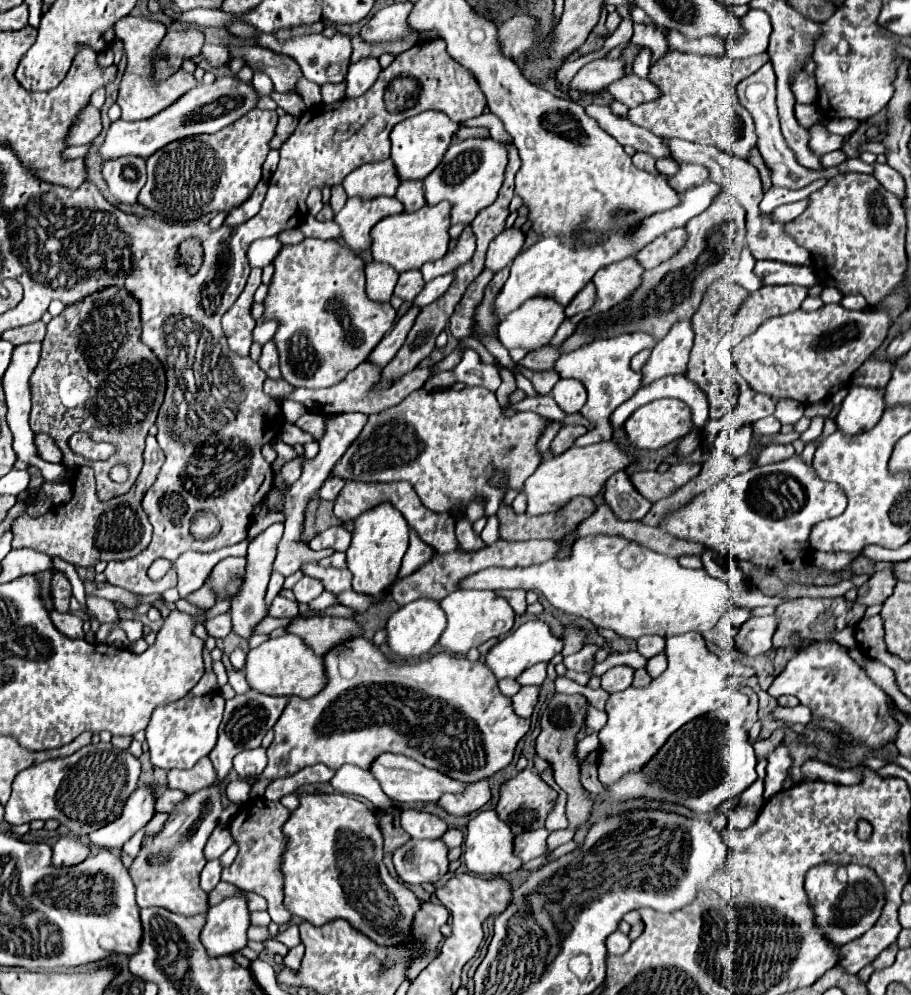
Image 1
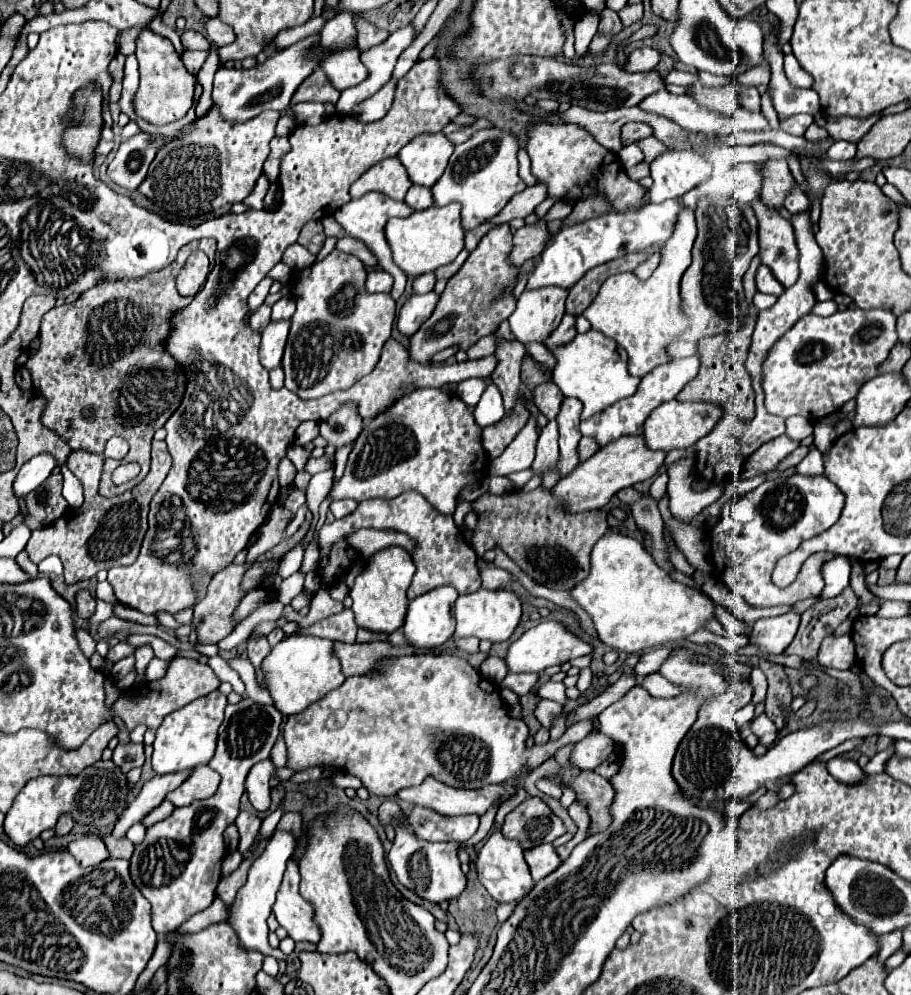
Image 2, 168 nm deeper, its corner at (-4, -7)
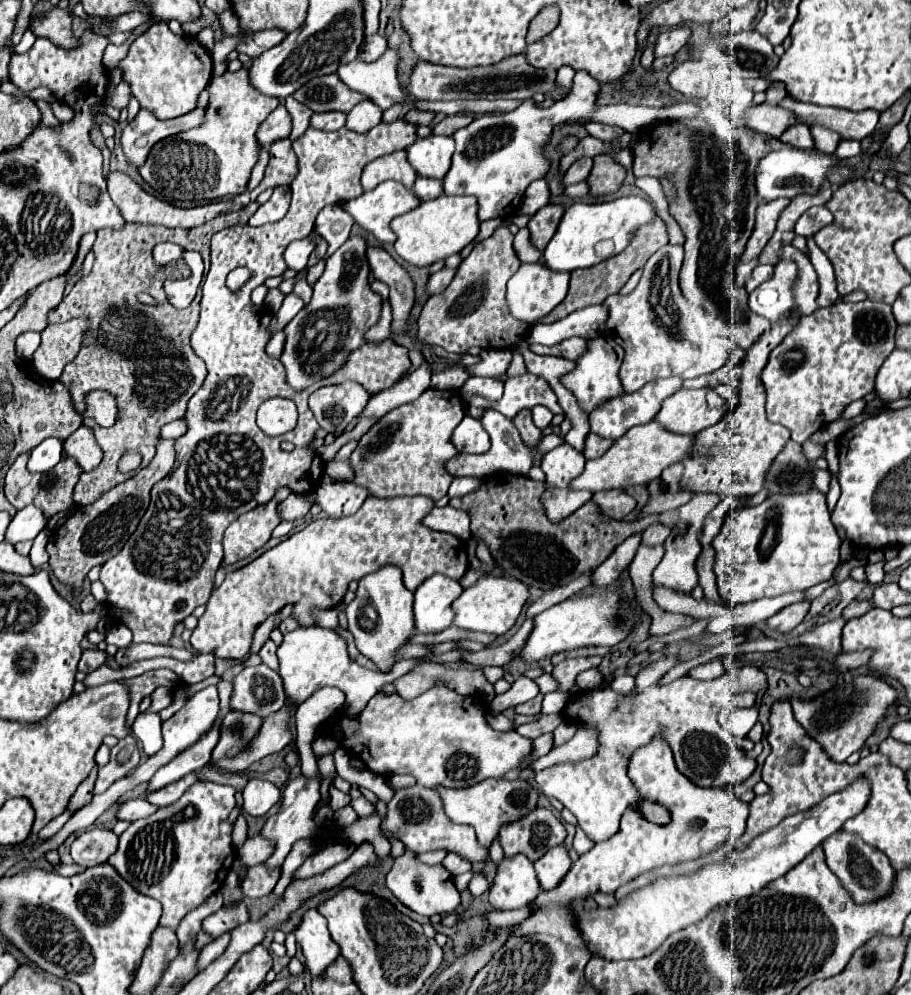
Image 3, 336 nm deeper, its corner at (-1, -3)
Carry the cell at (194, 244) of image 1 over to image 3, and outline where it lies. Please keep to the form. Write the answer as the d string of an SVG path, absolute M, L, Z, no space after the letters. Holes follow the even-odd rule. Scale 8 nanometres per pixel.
M253 201L253 203L249 203L249 205L247 205L247 207L243 207L243 209L239 209L239 211L231 211L231 213L225 213L225 215L219 215L219 217L215 217L215 219L211 219L211 221L207 221L207 223L205 223L205 225L199 225L199 227L191 227L191 229L169 229L169 227L161 227L161 225L145 225L145 223L125 223L125 225L123 225L123 227L121 227L121 229L119 229L119 231L113 231L113 229L101 229L101 231L99 231L99 233L97 233L97 241L95 241L95 245L93 245L93 251L95 251L95 263L93 263L93 269L91 269L91 273L89 273L89 275L85 275L85 277L81 277L81 279L79 279L79 281L77 281L77 283L75 283L73 289L71 289L71 293L69 293L69 295L67 295L67 297L65 297L65 299L63 299L63 301L61 301L61 305L59 305L59 307L57 307L57 309L53 309L53 311L51 311L51 313L49 313L49 323L59 323L59 321L67 321L67 319L75 319L75 317L83 317L83 315L85 315L85 317L89 317L89 319L91 319L91 331L89 331L89 333L87 333L87 337L85 337L85 341L83 341L83 347L81 347L81 351L79 351L79 355L77 355L77 357L75 357L75 361L73 361L73 363L69 363L69 365L67 365L67 367L65 367L65 371L63 371L63 375L61 375L61 383L65 383L65 385L67 385L67 387L69 387L69 391L71 391L71 399L73 399L73 405L75 405L75 409L77 409L77 411L79 411L79 413L81 413L81 411L85 411L85 405L83 405L83 401L85 401L85 395L87 395L87 393L91 393L91 391L97 391L97 389L101 389L101 391L109 391L109 393L111 393L111 395L115 395L115 397L117 397L117 401L119 401L119 419L117 419L117 423L115 423L115 425L113 425L113 427L109 427L109 429L103 429L103 427L99 427L99 425L97 425L97 423L95 423L95 421L93 421L93 419L91 419L91 417L85 417L85 421L83 421L83 425L87 425L87 427L91 427L91 429L93 429L93 433L95 433L95 439L97 439L97 443L99 443L99 445L101 445L101 449L103 449L103 453L105 453L105 455L103 455L103 463L100 463L99 466L97 467L97 469L93 469L93 471L89 471L89 473L82 473L81 476L79 477L79 483L77 483L77 485L75 485L75 495L73 495L73 497L75 497L75 501L77 501L77 503L79 503L79 505L89 505L89 503L93 503L93 501L97 501L97 499L99 499L99 497L101 497L101 495L103 495L103 493L105 493L105 491L109 491L109 489L111 489L111 487L115 487L115 485L119 485L119 483L121 483L121 481L126 481L127 479L129 479L133 475L135 475L135 473L137 473L137 471L139 471L140 469L145 468L145 467L147 467L147 465L149 465L149 461L151 461L151 459L153 459L153 457L155 457L155 451L157 451L157 443L159 443L159 437L161 437L161 427L163 427L163 425L165 425L165 423L171 423L171 421L175 421L175 419L181 419L181 415L185 415L185 411L187 411L187 403L189 403L189 399L191 399L191 395L193 395L193 393L197 393L197 389L199 389L199 387L201 387L201 385L203 385L203 381L205 381L205 375L207 375L207 367L205 367L205 363L203 363L203 361L201 361L201 359L199 359L199 357L197 357L197 355L195 355L195 351L193 351L193 347L191 347L191 343L189 343L189 339L191 339L191 333L193 333L193 329L195 329L195 327L197 327L197 321L199 321L200 301L202 298L202 288L198 289L198 292L195 296L195 299L193 299L193 301L191 302L191 305L189 305L189 307L187 307L187 309L175 309L175 307L173 307L173 305L171 305L171 303L169 303L169 301L167 301L167 295L165 295L163 283L166 279L171 277L171 275L172 275L173 271L175 270L177 264L168 264L165 266L165 268L163 267L161 269L156 267L155 263L153 263L153 259L151 259L151 251L153 251L153 247L155 247L155 243L159 243L159 241L173 241L173 243L177 243L177 245L181 245L181 247L183 247L185 250L200 251L200 253L203 257L204 267L205 267L204 278L203 278L203 282L204 282L205 277L206 277L206 275L209 271L209 268L210 268L209 241L211 241L211 235L213 235L213 233L217 233L217 231L221 231L221 229L225 229L225 227L231 227L231 225L237 225L237 223L239 223L239 225L243 225L243 223L247 223L247 221L249 221L249 217L251 217L251 215L253 215L253 213L255 213L255 211L257 211L257 209L259 209L259 203L257 203L257 201ZM137 293L149 293L149 295L153 295L153 297L155 297L155 299L157 299L157 305L155 305L155 307L149 307L149 305L143 305L143 303L139 303L139 301L137 301ZM127 449L135 449L135 451L139 451L139 453L141 453L141 455L142 455L142 462L141 462L139 469L136 469L135 471L132 471L129 473L121 473L120 471L117 471L117 461L119 461L119 457L121 457L121 455L123 455L123 453L125 453L125 451L127 451Z

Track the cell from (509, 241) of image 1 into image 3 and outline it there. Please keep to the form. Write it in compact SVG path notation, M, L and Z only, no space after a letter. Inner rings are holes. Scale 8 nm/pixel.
M545 205L543 209L539 209L531 221L529 221L529 231L531 231L531 241L533 245L543 251L549 243L549 239L555 235L555 229L557 229L557 223L561 221L563 217L563 205Z

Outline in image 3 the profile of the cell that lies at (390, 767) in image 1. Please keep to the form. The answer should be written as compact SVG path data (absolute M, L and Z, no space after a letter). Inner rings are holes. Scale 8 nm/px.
M485 779L473 787L467 789L445 789L439 787L437 789L443 803L445 803L445 813L449 815L449 819L453 819L455 823L461 825L471 825L477 833L477 839L483 847L491 847L491 843L497 839L497 833L503 825L507 823L515 823L523 817L527 817L539 801L539 791L531 787L531 783L523 781L523 779Z

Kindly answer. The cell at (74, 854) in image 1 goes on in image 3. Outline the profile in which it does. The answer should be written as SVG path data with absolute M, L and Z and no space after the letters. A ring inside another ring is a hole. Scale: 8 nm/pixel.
M91 829L81 833L71 845L71 857L81 867L105 863L119 847L119 837L109 829Z

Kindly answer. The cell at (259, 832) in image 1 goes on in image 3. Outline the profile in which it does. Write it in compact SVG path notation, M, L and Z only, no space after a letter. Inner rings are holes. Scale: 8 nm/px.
M317 909L307 911L299 929L295 931L295 937L303 949L305 965L311 977L323 979L327 967L339 957L339 947L327 931L325 917Z

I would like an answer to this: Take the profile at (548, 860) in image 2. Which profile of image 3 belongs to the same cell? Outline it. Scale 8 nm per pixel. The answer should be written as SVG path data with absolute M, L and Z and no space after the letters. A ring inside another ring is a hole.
M563 845L553 847L553 851L547 851L547 855L535 863L535 871L537 871L537 879L539 879L541 887L545 891L555 889L561 883L561 879L565 877L565 873L569 871L571 863L573 861Z

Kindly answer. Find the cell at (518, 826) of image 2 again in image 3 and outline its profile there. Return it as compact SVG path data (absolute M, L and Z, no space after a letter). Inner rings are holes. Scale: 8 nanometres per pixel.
M537 807L537 811L521 819L521 823L501 827L499 843L505 851L505 857L523 853L531 861L537 861L549 849L561 845L565 841L565 835L567 833L561 821L551 811Z

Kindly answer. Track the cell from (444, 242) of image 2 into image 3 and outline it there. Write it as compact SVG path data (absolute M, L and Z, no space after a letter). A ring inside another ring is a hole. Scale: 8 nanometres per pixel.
M441 195L431 201L423 201L417 209L393 219L391 227L397 235L395 251L407 263L415 267L427 267L439 259L459 253L479 233L477 199L467 195Z

